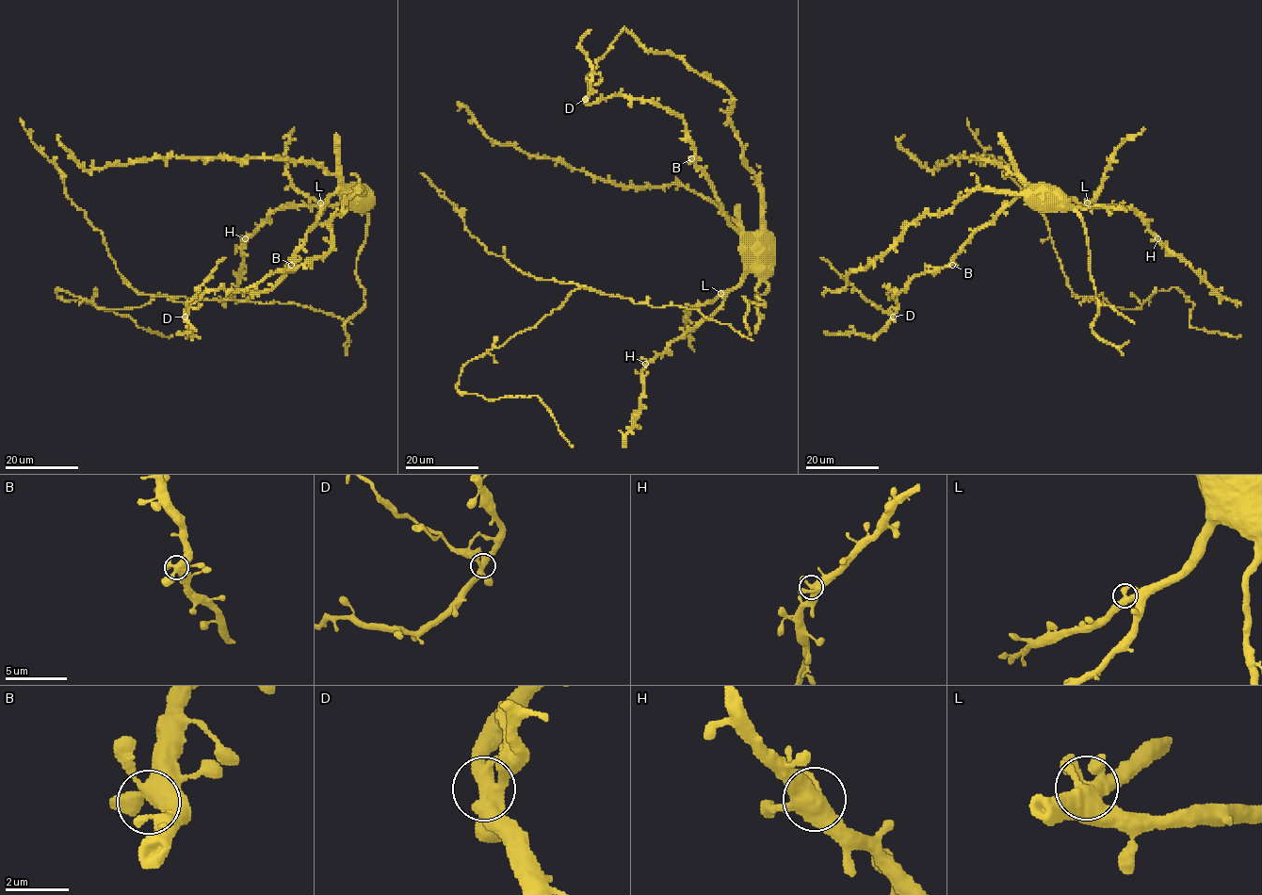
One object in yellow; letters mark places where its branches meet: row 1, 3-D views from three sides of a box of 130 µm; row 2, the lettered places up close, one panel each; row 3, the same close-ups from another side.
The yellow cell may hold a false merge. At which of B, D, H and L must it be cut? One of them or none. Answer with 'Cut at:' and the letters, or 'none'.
Cut at: D

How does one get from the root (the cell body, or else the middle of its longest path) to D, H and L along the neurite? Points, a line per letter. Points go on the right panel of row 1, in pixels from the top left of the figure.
D: (1035, 189), (1043, 191), (1027, 188), (982, 225), (949, 264), (889, 289), (893, 316)
H: (1035, 189), (1054, 191), (1091, 206), (1118, 204), (1130, 207), (1157, 238)
L: (1035, 189), (1054, 191), (1079, 203), (1087, 203)

